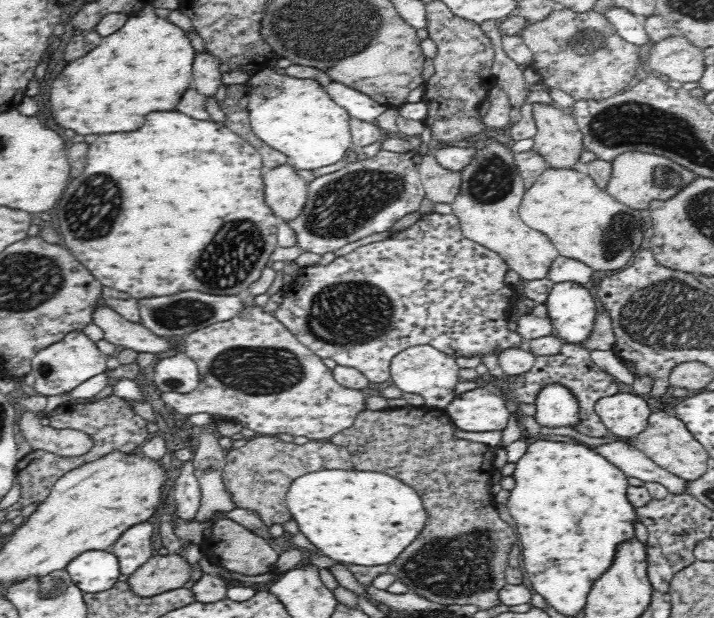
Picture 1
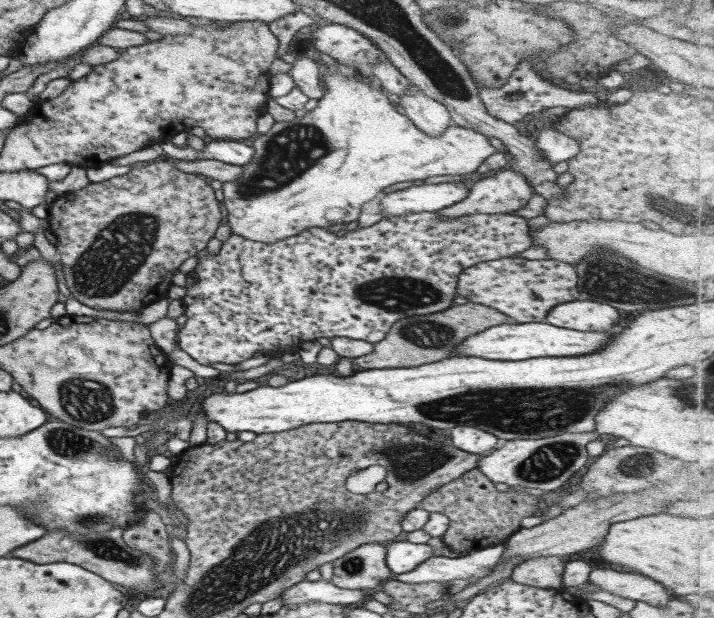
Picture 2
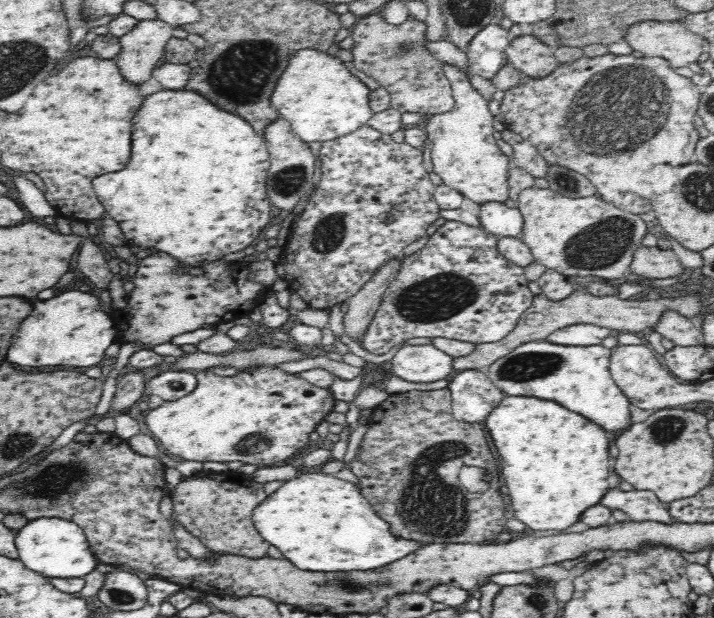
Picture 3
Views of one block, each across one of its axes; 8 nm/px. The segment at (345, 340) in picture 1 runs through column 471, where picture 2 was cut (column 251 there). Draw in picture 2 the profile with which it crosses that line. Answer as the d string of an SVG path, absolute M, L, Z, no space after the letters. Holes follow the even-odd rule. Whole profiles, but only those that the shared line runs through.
M419 212L407 214L396 218L382 218L373 226L367 228L355 228L343 235L327 231L323 228L307 228L299 231L297 235L283 238L273 243L263 243L247 240L237 234L231 233L229 237L221 243L217 254L209 255L204 250L199 254L197 265L192 270L195 272L194 284L184 287L185 295L180 298L183 314L186 316L182 330L176 334L176 346L184 350L193 360L199 364L209 365L212 362L221 364L233 364L247 360L255 352L261 350L270 352L284 352L297 350L301 342L317 340L317 338L335 338L343 336L365 342L379 342L395 322L409 318L409 316L421 316L441 312L453 306L453 298L456 296L456 285L458 274L463 269L469 268L478 262L487 262L495 259L515 256L531 246L531 237L527 233L528 226L525 219L516 214L467 214L458 218L438 218L438 214L433 212Z

